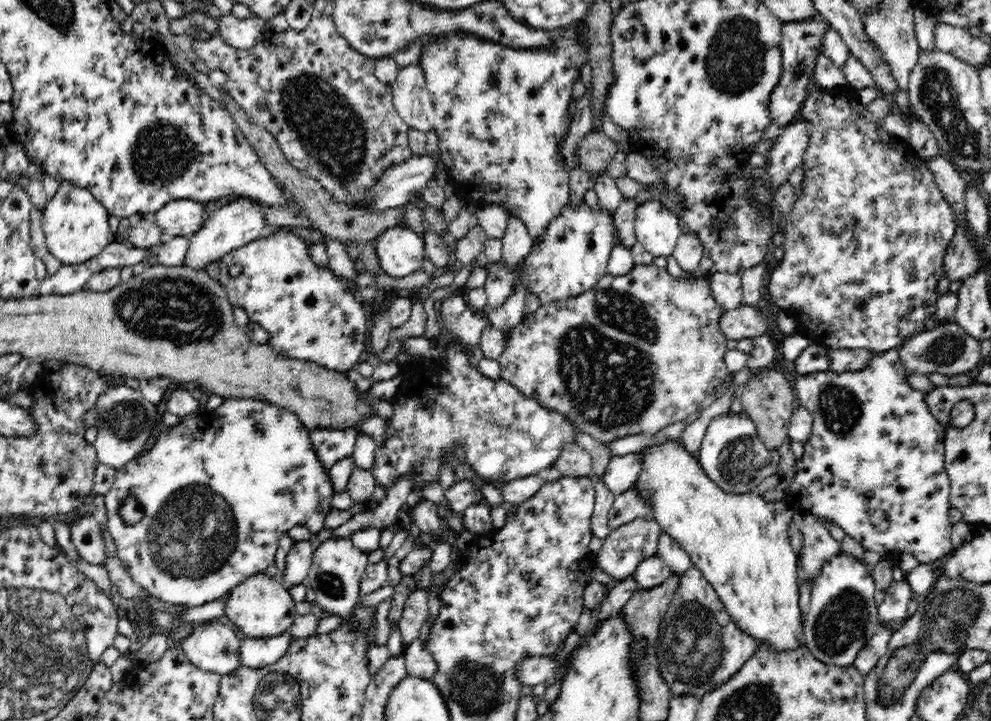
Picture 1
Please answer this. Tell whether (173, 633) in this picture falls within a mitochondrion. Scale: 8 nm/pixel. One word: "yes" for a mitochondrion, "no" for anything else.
no

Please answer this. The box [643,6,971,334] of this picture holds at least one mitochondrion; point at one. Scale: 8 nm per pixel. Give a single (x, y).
(750, 50)

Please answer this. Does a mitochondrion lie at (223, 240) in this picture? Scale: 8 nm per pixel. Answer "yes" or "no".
no

